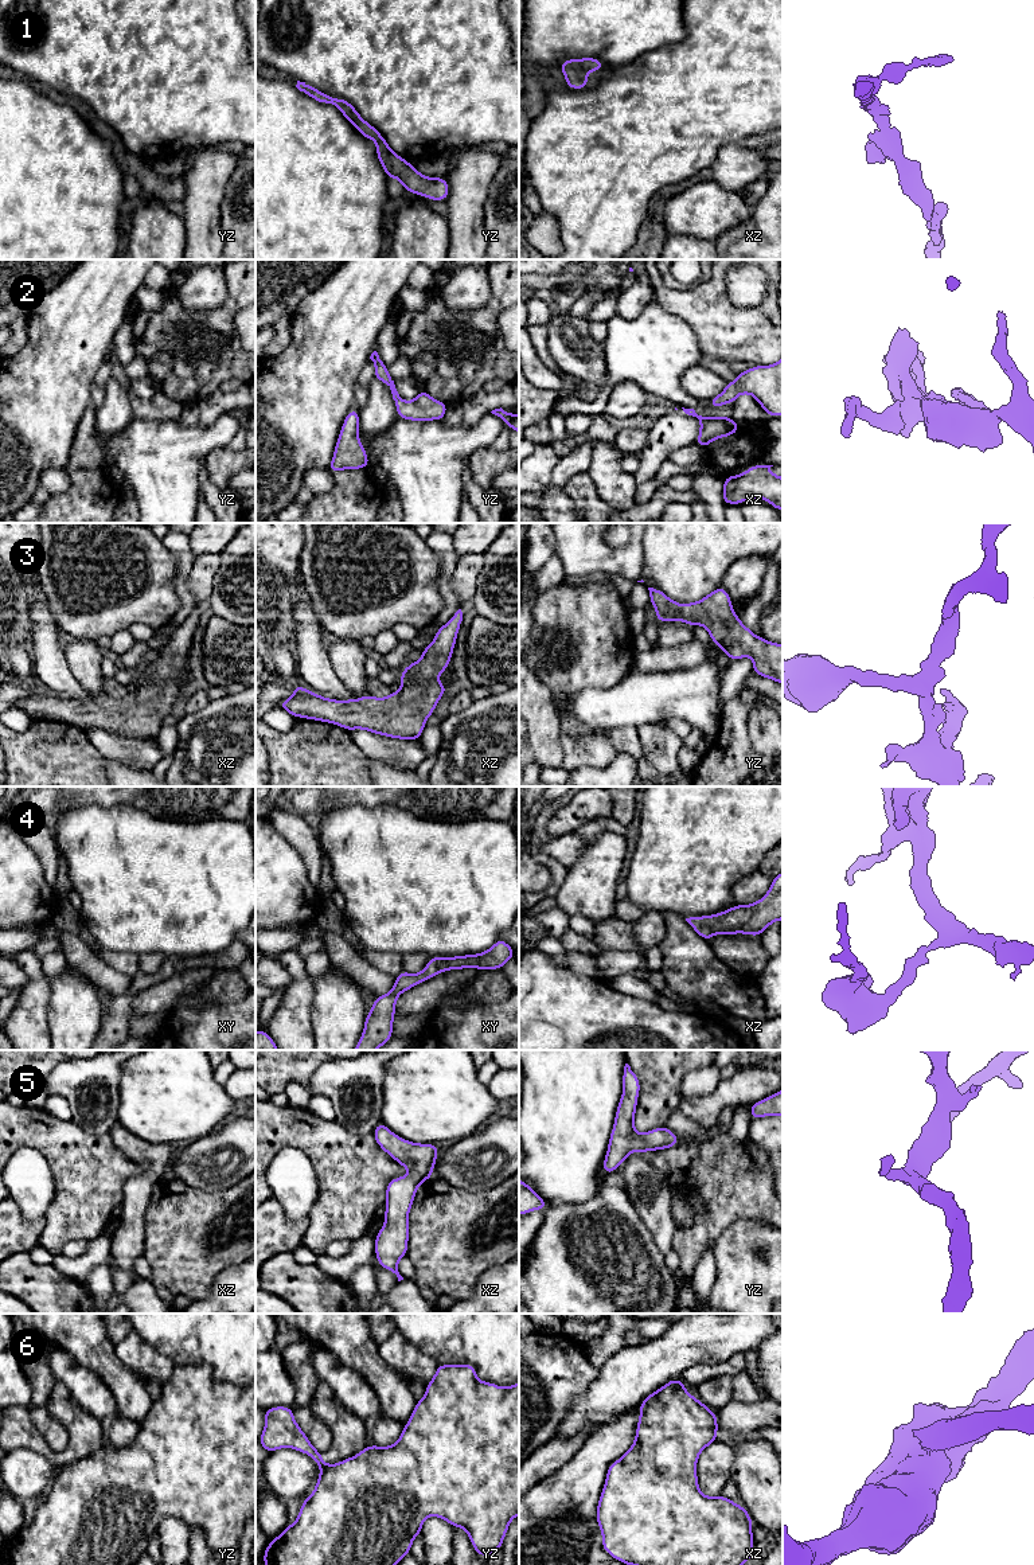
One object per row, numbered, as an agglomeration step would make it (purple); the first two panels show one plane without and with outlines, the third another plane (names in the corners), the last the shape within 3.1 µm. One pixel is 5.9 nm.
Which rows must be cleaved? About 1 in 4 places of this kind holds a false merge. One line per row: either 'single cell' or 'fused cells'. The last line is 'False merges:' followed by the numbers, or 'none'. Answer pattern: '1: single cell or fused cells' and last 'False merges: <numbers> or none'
1: single cell
2: single cell
3: single cell
4: single cell
5: single cell
6: fused cells
False merges: 6

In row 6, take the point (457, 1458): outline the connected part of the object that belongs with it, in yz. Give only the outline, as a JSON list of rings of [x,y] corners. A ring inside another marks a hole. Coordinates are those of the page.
[[[469,1363],[437,1365],[434,1377],[426,1385],[425,1397],[417,1401],[415,1408],[411,1413],[411,1417],[409,1418],[407,1424],[403,1427],[401,1432],[399,1440],[395,1444],[389,1445],[389,1447],[378,1447],[375,1444],[366,1447],[364,1449],[362,1449],[359,1453],[356,1453],[352,1457],[348,1457],[343,1461],[321,1468],[319,1474],[319,1479],[315,1486],[315,1491],[311,1495],[308,1495],[305,1500],[303,1500],[296,1522],[293,1525],[288,1525],[277,1538],[270,1539],[269,1546],[265,1549],[265,1553],[262,1557],[264,1557],[265,1565],[397,1565],[406,1554],[410,1553],[411,1543],[414,1538],[418,1534],[421,1534],[422,1523],[426,1517],[438,1517],[438,1518],[445,1519],[453,1527],[463,1527],[467,1531],[476,1553],[481,1557],[485,1557],[502,1548],[503,1539],[508,1531],[508,1525],[516,1515],[519,1515],[519,1382],[507,1388],[502,1388],[492,1382],[480,1381],[477,1378],[473,1365],[469,1365]]]

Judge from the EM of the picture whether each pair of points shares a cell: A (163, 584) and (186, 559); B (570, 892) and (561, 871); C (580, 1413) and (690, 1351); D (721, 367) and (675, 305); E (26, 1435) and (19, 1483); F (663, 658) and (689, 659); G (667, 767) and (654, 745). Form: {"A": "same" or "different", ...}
{"A": "different", "B": "different", "C": "same", "D": "different", "E": "different", "F": "same", "G": "same"}

